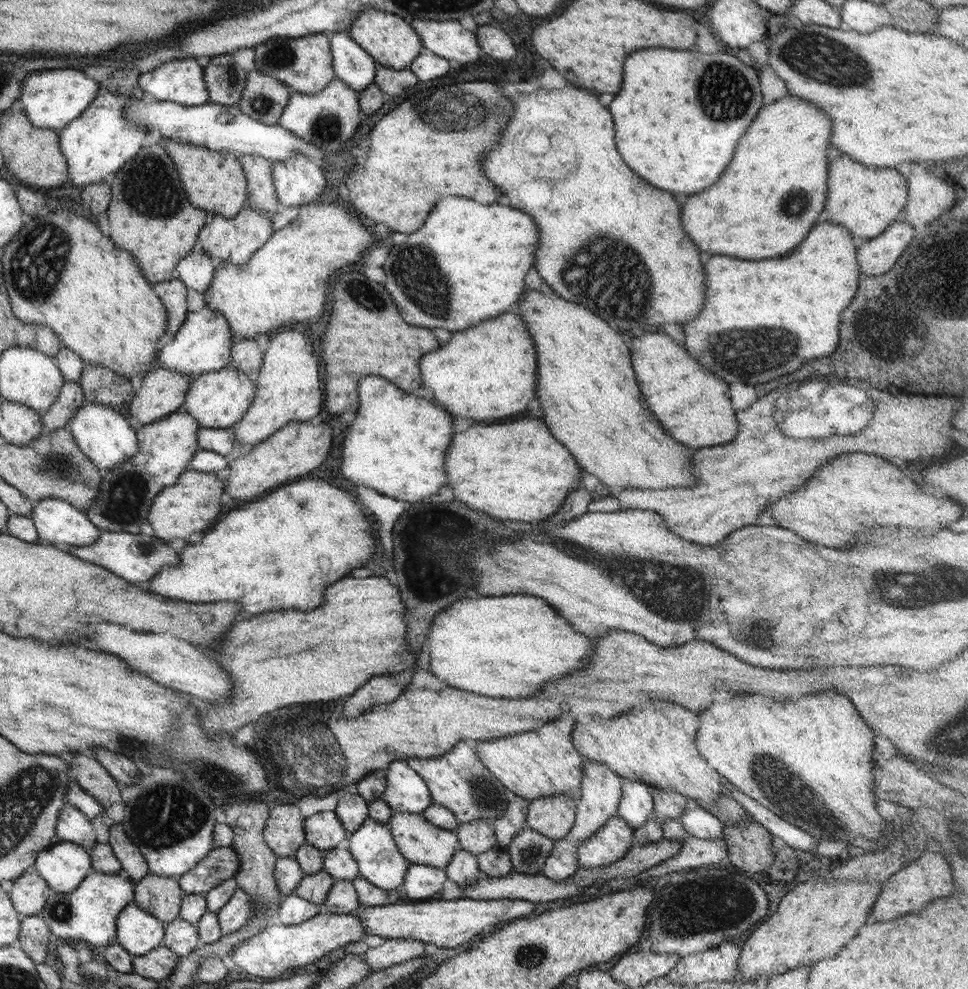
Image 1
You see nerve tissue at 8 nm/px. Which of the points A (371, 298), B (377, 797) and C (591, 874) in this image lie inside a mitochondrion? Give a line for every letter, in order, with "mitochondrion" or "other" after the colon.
A: mitochondrion
B: other
C: other

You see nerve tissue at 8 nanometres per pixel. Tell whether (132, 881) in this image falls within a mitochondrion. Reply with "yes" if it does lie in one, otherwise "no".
no

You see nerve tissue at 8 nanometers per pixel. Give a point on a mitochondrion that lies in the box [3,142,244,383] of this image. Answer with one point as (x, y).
(36, 267)

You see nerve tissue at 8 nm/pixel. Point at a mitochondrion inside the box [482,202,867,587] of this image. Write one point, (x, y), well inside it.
(607, 274)

